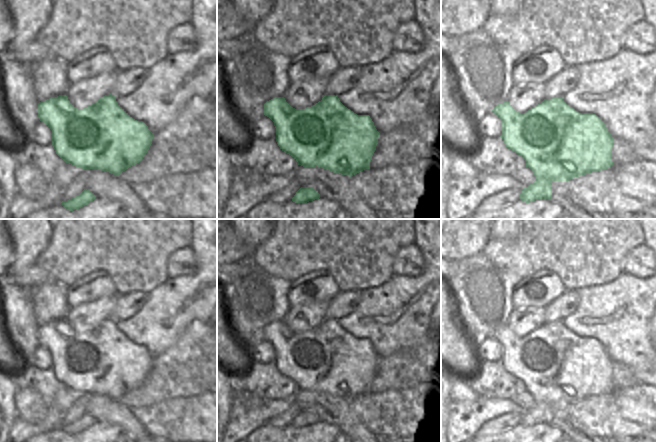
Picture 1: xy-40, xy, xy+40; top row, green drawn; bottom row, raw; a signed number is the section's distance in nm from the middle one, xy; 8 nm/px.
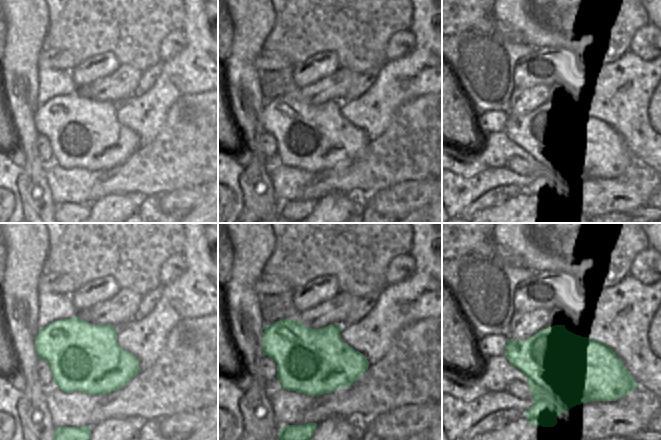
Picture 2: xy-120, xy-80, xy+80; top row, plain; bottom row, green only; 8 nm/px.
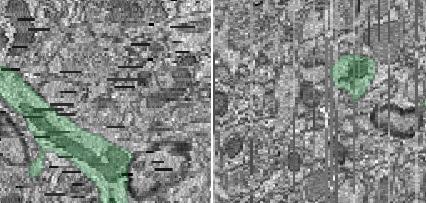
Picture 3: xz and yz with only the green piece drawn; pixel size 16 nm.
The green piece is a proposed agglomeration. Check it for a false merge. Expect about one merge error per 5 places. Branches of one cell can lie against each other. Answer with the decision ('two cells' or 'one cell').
two cells

